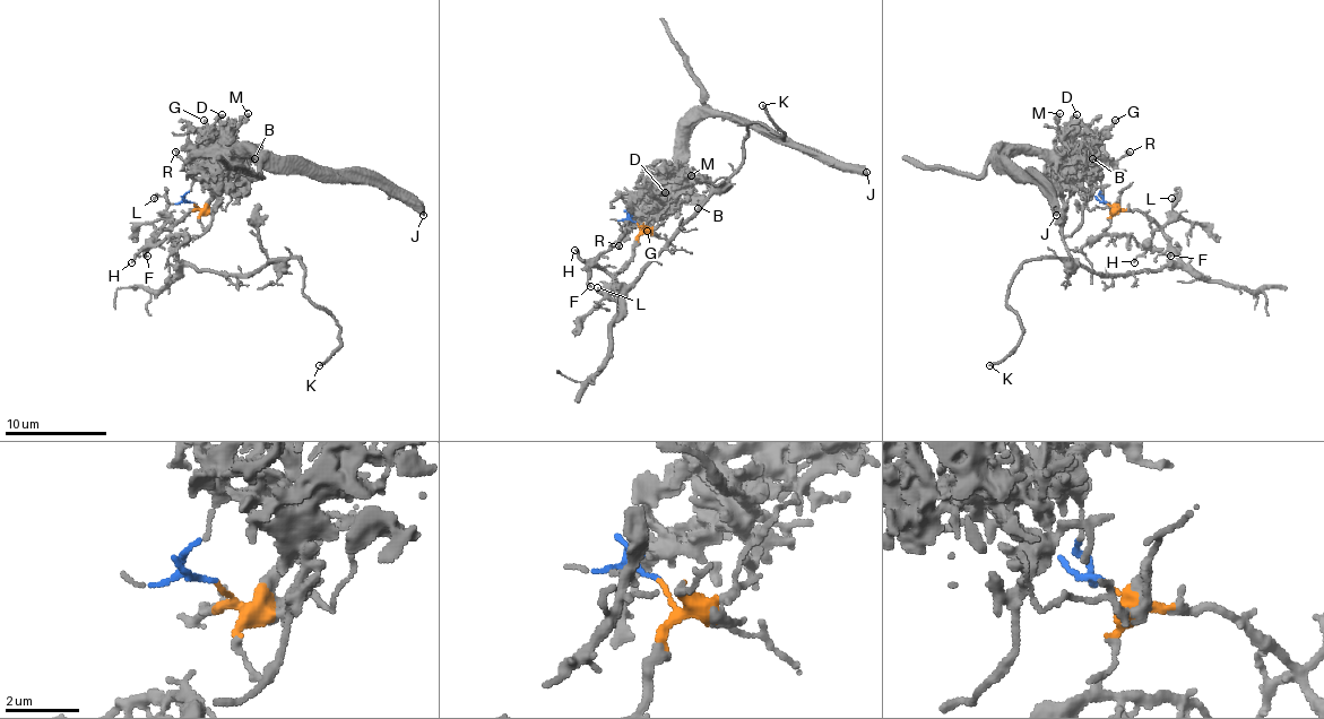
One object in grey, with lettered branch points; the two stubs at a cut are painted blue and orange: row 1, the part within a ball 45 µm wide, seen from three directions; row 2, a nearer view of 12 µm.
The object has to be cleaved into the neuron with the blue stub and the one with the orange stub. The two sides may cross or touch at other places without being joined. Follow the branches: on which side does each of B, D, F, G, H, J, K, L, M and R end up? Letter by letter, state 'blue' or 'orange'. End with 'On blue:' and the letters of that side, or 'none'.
B: blue
D: blue
F: orange
G: blue
H: orange
J: blue
K: orange
L: orange
M: blue
R: blue
On blue: B, D, G, J, M, R

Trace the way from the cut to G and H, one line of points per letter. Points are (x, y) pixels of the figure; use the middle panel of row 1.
G: (637, 224), (629, 216), (639, 216), (649, 208), (657, 210), (647, 231)
H: (637, 224), (639, 244), (619, 269), (590, 267), (576, 249)

